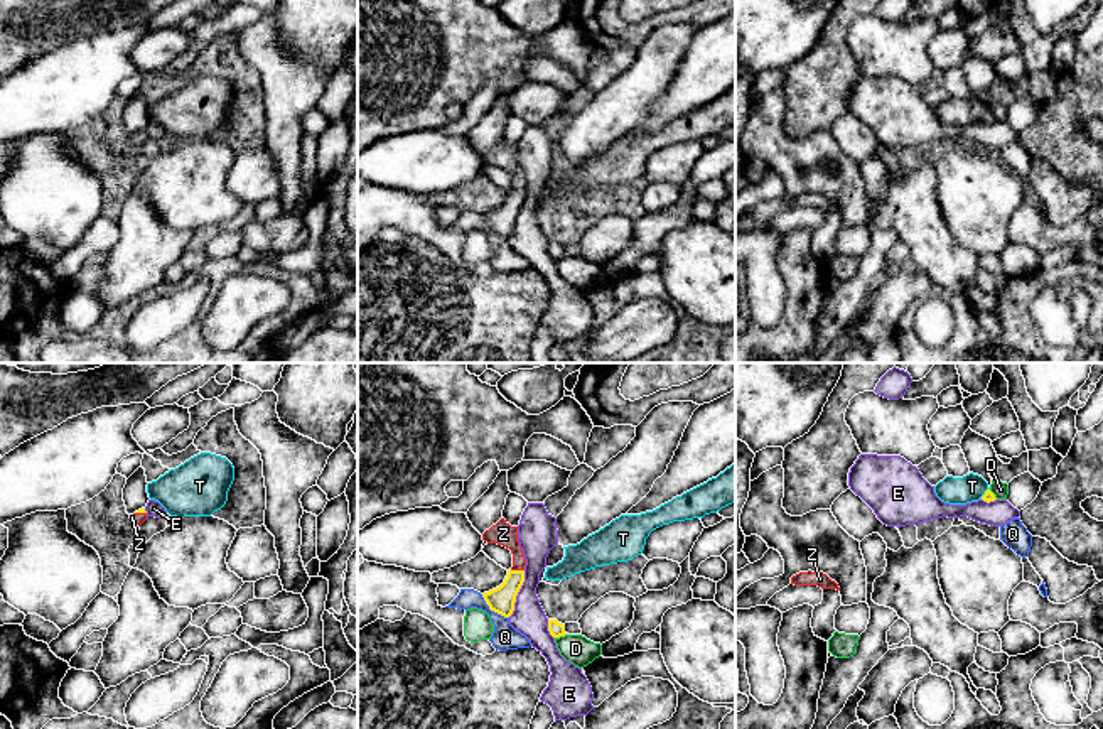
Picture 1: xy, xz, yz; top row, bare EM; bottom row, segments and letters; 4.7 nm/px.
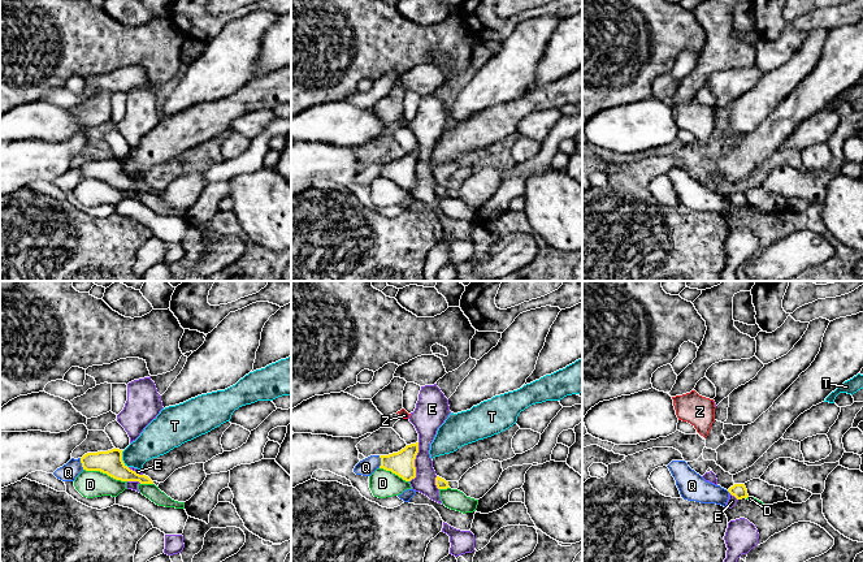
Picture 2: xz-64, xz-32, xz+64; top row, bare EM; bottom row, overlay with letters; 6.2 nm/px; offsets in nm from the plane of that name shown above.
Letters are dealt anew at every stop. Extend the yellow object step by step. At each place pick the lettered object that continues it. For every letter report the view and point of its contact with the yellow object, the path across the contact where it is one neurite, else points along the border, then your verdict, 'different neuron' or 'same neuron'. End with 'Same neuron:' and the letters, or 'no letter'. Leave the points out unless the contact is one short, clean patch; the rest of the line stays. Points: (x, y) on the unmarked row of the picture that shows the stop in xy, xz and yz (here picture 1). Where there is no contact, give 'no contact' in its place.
D: xz (560, 257) | different neuron
E: xz (516, 216) | along xz (525, 193), (525, 203), (516, 218), (515, 232), (508, 238) | different neuron
Q: xz (493, 232) | different neuron
T: yz (985, 115) | different neuron
Z: xz (518, 193) | across xz (501, 221), (518, 193), (518, 176), (503, 156) | same neuron
Same neuron: Z

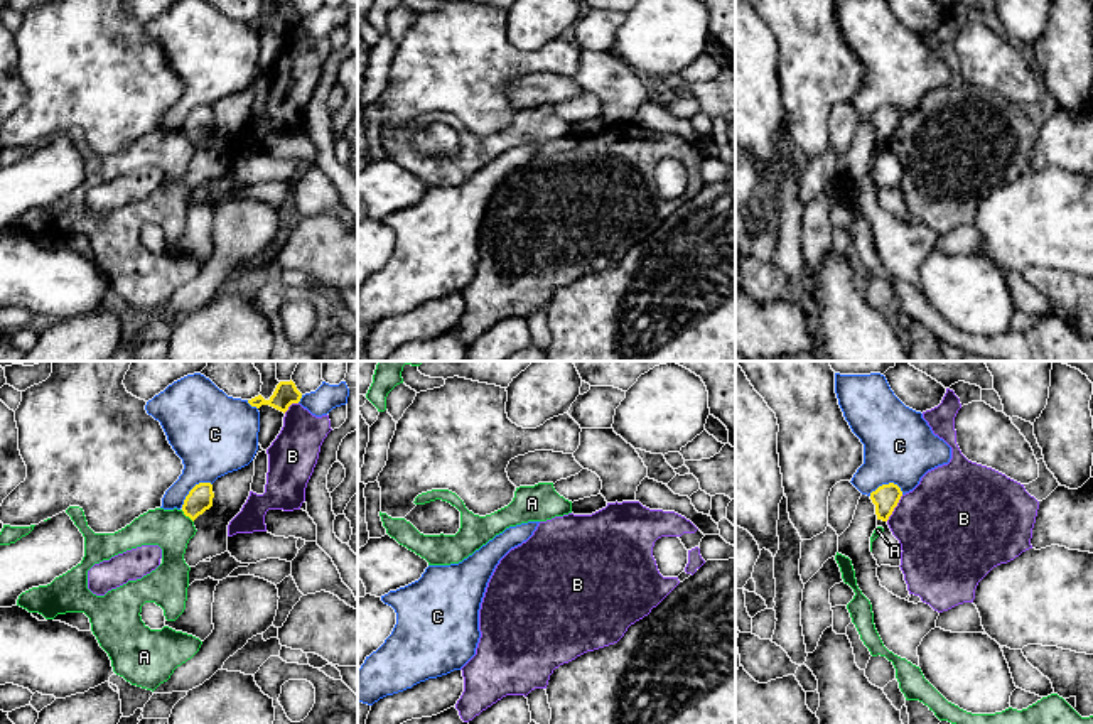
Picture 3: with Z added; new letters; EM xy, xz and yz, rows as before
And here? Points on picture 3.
A: xy (188, 137) | along xy (181, 132), (193, 144) | different neuron
B: yz (894, 129) | different neuron
C: xy (193, 110) | different neuron
Same neuron: no letter

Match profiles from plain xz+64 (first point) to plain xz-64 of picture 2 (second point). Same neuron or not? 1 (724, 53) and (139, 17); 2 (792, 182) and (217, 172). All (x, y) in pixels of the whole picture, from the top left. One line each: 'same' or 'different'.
1: same
2: different

